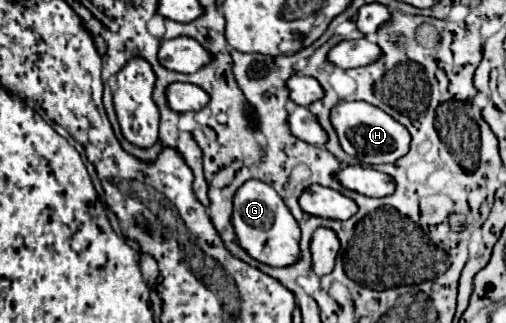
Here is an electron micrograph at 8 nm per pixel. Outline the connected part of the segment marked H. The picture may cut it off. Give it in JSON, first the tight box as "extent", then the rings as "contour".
{"extent":[330,100,412,166],"contour":[[[342,100],[338,106],[332,108],[330,120],[338,132],[340,144],[346,150],[346,154],[358,156],[366,164],[372,164],[372,166],[392,164],[392,162],[400,160],[404,154],[408,154],[412,136],[406,130],[406,126],[402,126],[390,114],[386,114],[384,110],[380,110],[368,102],[344,102]]]}

